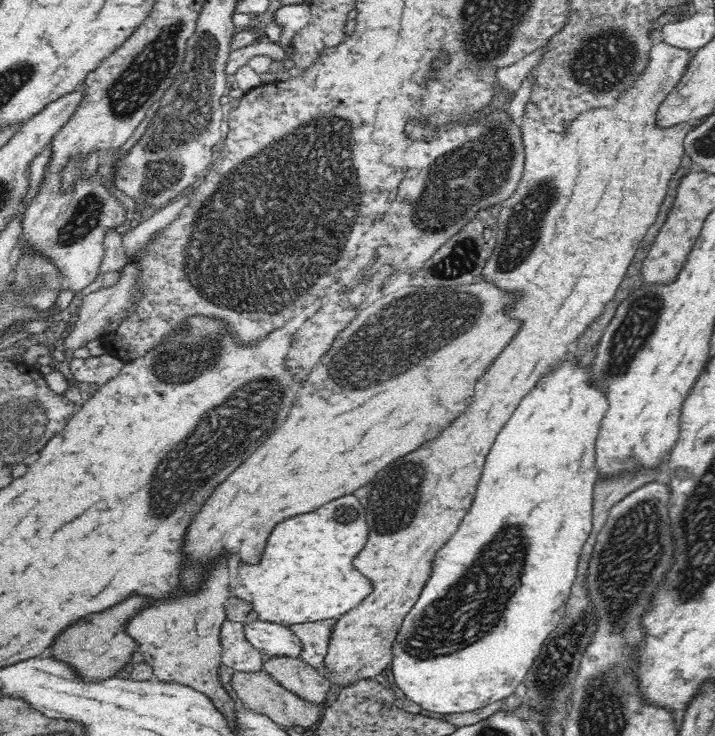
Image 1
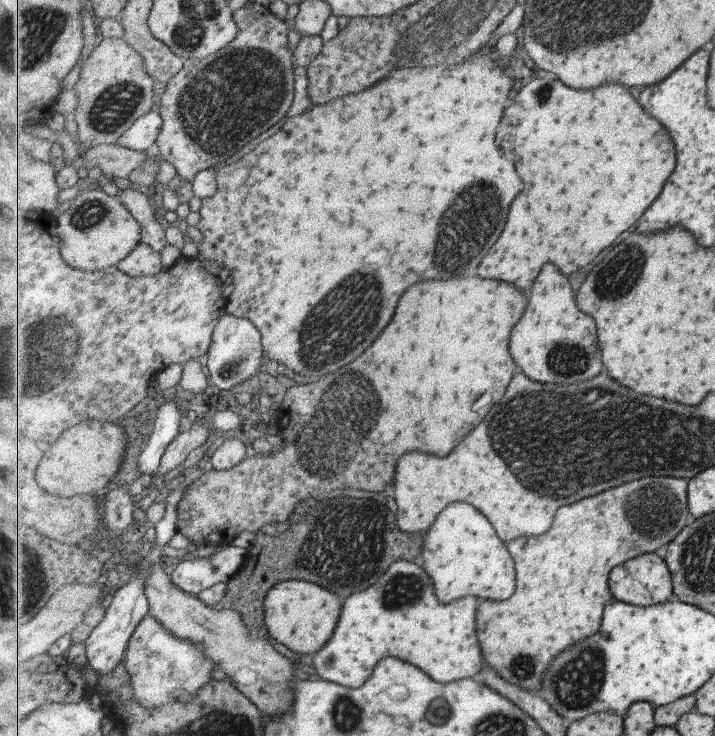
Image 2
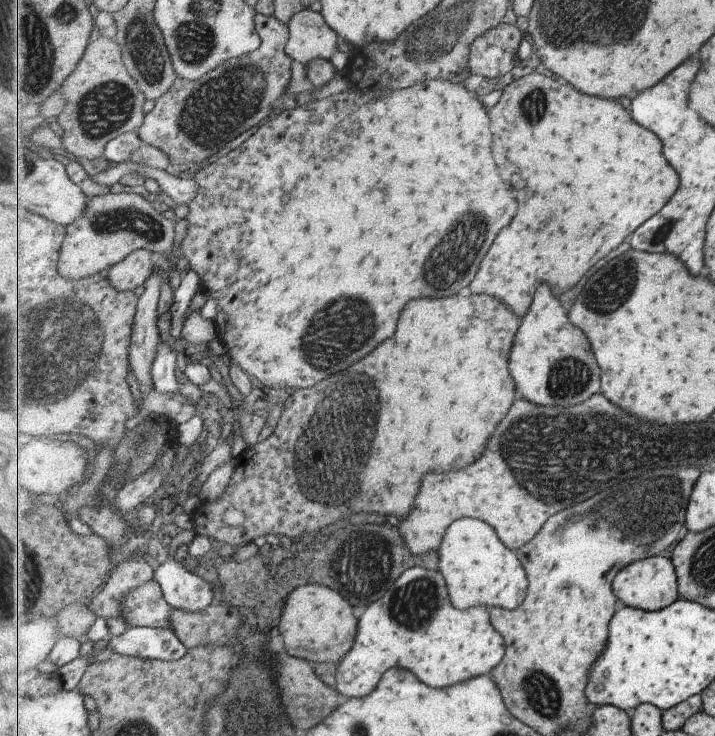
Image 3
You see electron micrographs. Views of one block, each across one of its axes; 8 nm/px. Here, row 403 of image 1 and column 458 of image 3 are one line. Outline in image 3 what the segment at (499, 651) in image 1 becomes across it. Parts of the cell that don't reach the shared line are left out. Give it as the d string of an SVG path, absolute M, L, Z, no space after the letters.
M461 518L455 528L443 540L443 548L439 550L443 556L441 572L447 576L447 586L451 588L451 600L457 608L473 608L473 606L503 606L509 610L519 608L527 598L527 572L521 560L509 550L495 528L481 519Z

